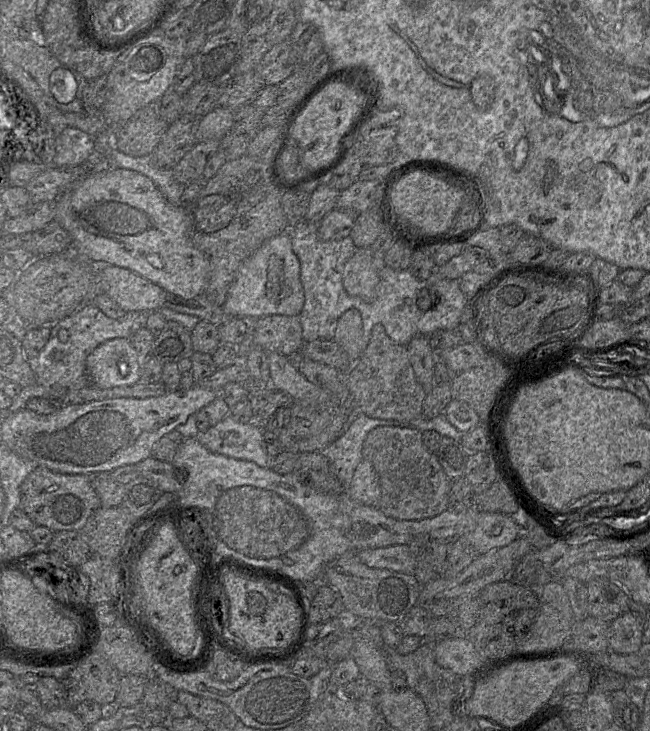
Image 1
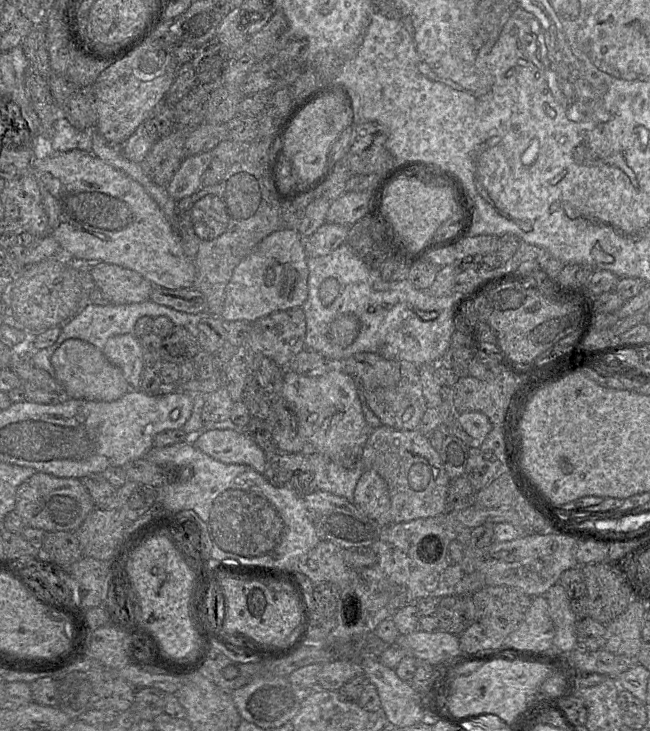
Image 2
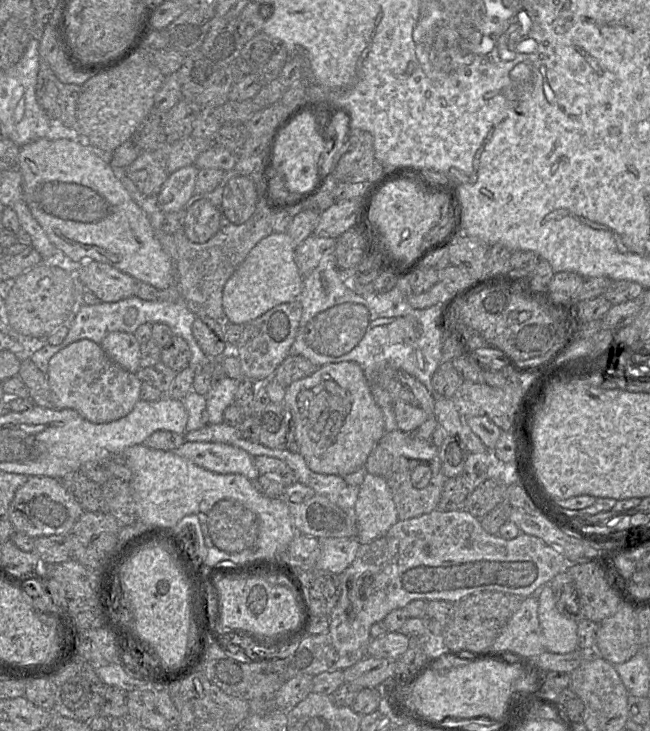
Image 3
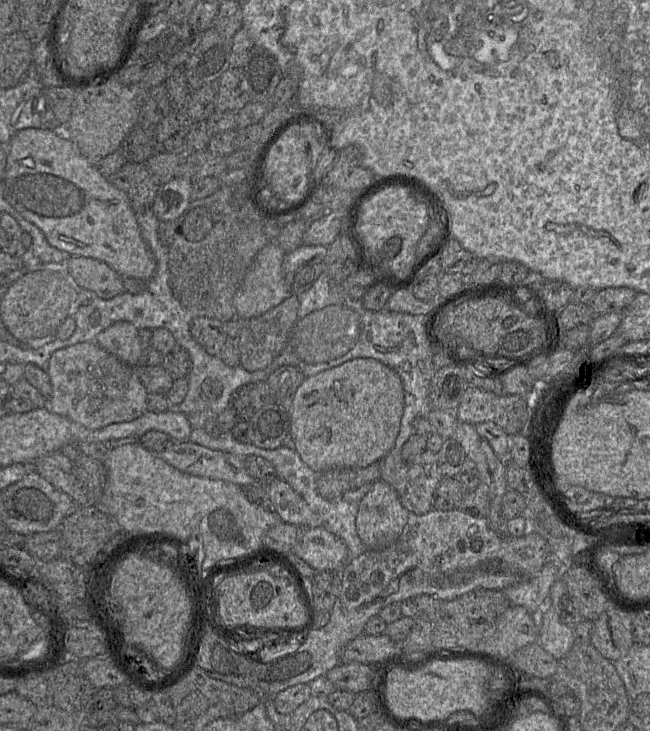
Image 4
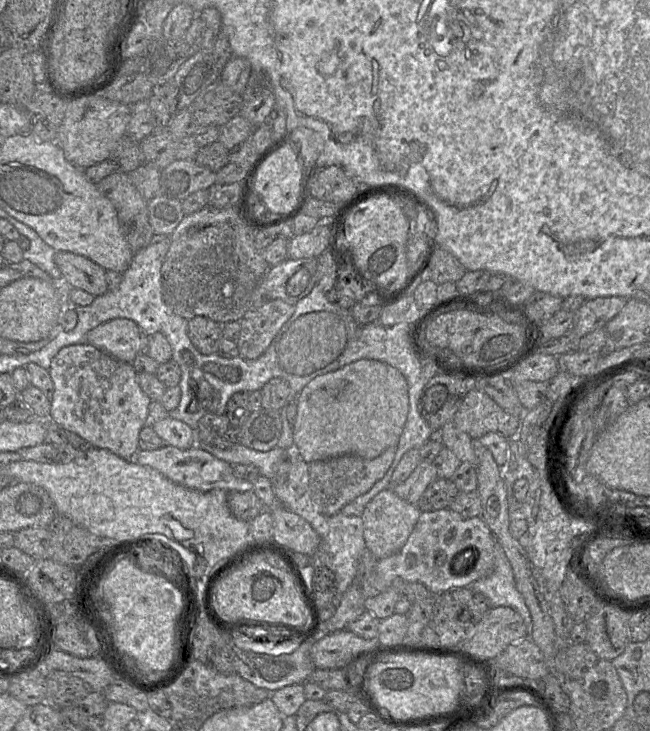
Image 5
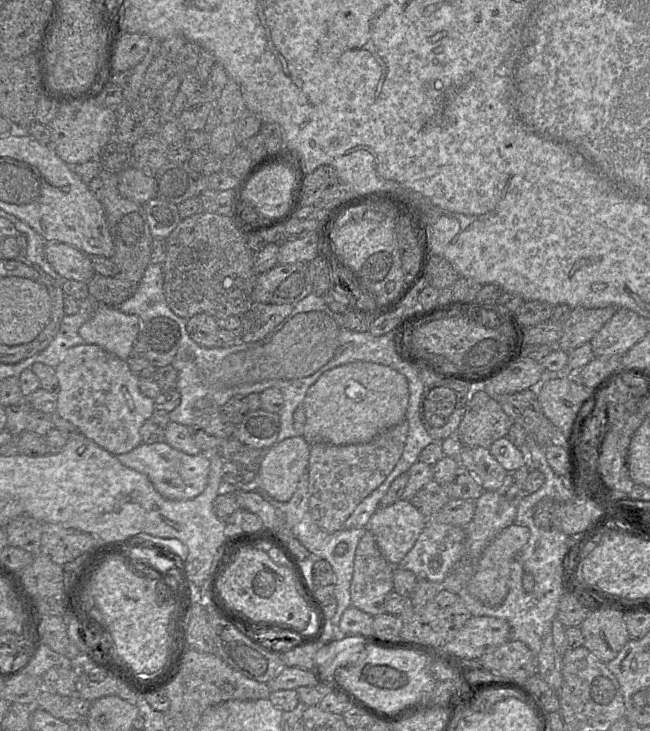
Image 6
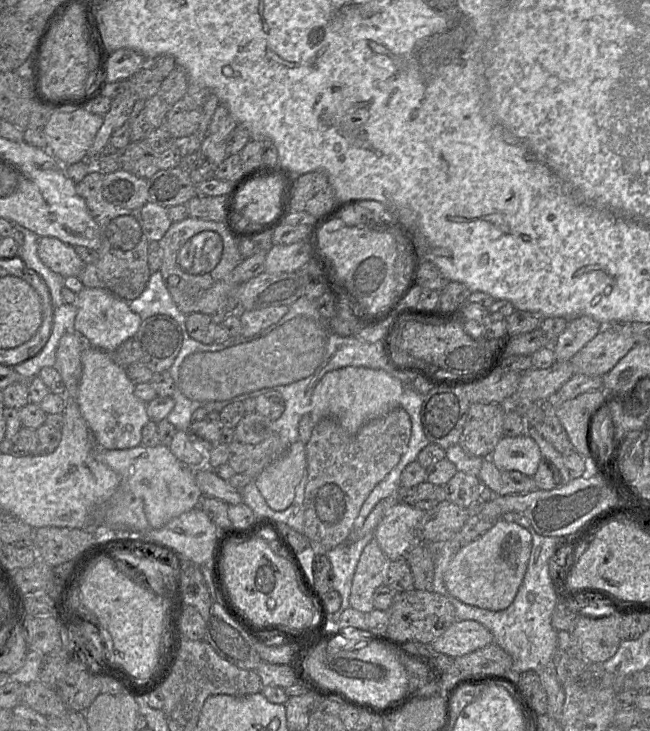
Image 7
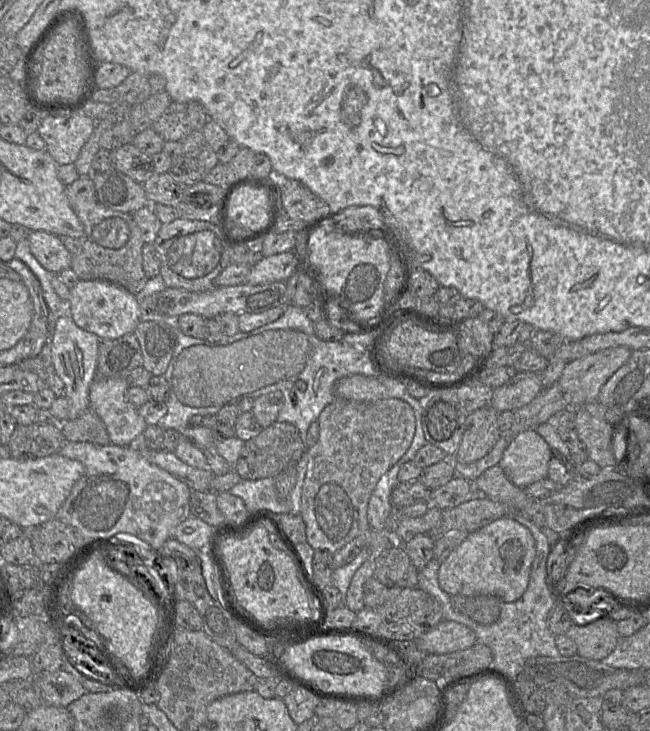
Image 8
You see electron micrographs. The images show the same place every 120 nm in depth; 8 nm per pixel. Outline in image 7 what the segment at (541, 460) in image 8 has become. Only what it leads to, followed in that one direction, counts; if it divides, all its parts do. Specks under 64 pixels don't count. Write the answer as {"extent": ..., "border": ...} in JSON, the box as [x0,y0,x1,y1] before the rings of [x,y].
{"extent":[490,436,541,477],"border":[[[503,436],[490,459],[501,470],[518,471],[533,477],[541,460],[541,453],[538,444],[529,436]]]}

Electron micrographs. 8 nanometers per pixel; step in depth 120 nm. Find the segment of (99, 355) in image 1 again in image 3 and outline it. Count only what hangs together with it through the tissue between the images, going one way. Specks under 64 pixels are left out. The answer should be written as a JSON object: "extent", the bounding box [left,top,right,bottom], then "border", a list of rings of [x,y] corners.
{"extent":[100,331,140,373],"border":[[[113,331],[100,343],[109,358],[131,373],[137,373],[140,367],[140,343],[133,333]]]}

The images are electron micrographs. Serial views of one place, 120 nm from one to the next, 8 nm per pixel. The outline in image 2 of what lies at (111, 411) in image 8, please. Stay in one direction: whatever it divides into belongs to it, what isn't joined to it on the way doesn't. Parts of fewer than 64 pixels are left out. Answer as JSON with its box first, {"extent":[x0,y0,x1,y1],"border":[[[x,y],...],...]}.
{"extent":[51,339,132,402],"border":[[[81,339],[65,340],[53,353],[51,363],[54,377],[62,384],[67,398],[111,402],[132,389],[122,370],[112,364],[101,349]]]}

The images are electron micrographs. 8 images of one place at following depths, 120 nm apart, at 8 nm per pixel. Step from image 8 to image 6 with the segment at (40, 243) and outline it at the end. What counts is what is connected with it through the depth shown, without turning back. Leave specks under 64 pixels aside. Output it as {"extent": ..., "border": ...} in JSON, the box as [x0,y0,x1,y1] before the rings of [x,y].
{"extent":[45,242,96,283],"border":[[[47,242],[45,256],[63,278],[88,283],[96,273],[91,257],[74,246],[61,242]]]}

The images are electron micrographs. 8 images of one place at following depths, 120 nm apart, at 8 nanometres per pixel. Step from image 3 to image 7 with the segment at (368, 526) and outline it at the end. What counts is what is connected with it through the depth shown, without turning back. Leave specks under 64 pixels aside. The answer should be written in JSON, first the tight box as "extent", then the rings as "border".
{"extent":[374,503,424,561],"border":[[[398,503],[377,525],[374,538],[390,561],[406,558],[417,543],[416,529],[424,513],[405,503]]]}

